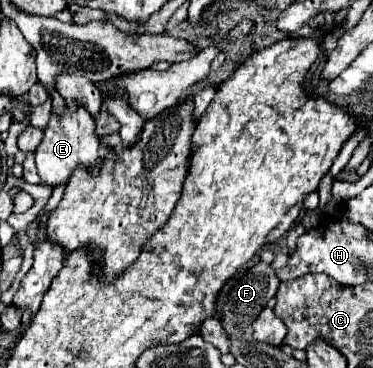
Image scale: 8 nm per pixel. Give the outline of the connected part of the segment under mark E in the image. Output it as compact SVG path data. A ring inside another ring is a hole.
M79 105L77 111L66 110L60 115L51 111L51 119L49 119L47 127L43 129L43 139L41 139L41 143L37 147L37 155L35 155L37 173L39 173L41 181L45 181L51 187L57 183L67 183L69 175L73 173L73 169L77 165L93 165L101 159L99 149L83 149L83 145L93 145L93 147L100 145L99 137L95 134L94 121L85 107Z

